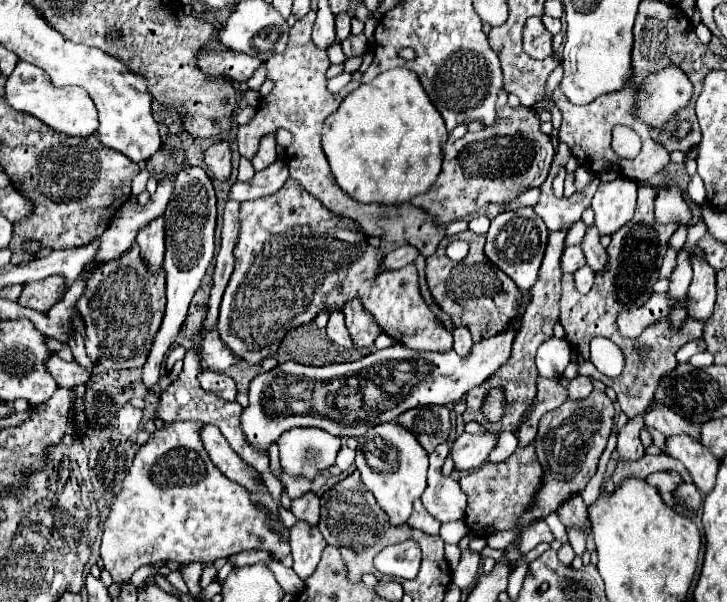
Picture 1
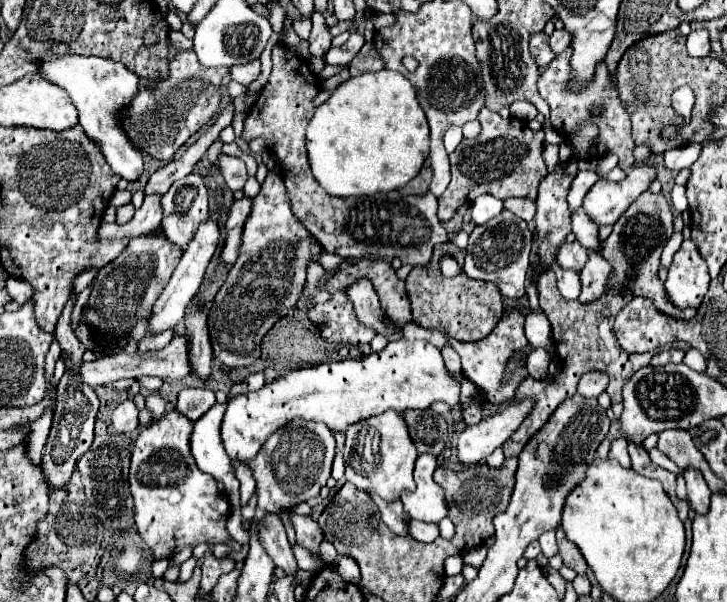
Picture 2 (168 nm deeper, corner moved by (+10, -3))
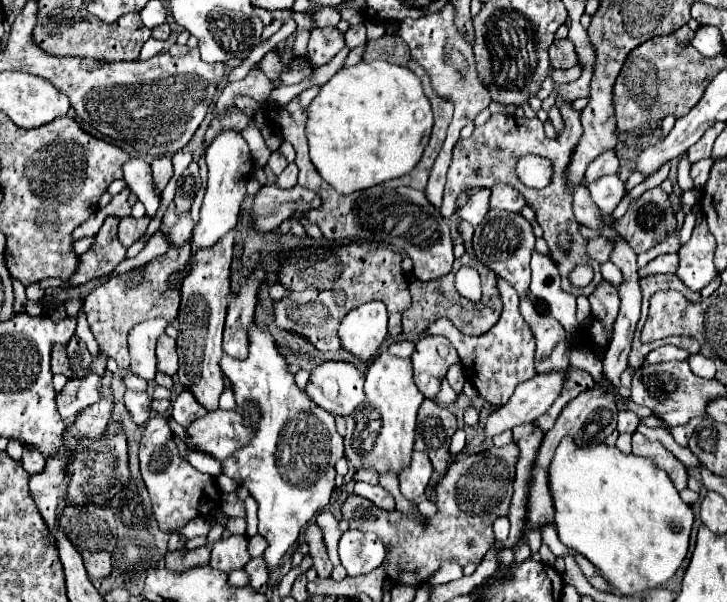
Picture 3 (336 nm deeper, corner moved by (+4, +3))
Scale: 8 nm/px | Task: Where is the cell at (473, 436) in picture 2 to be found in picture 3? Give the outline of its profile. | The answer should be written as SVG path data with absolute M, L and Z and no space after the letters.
M564 371L538 373L534 379L518 385L512 399L488 415L484 439L492 439L516 425L534 423L534 419L538 419L550 409L562 389L562 381Z

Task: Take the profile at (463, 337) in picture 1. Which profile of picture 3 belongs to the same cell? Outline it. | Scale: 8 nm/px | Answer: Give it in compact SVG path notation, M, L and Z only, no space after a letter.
M454 363L450 369L448 369L448 375L446 375L450 387L456 391L456 393L462 393L462 387L466 383L466 377L464 377L464 369L462 369L462 363Z

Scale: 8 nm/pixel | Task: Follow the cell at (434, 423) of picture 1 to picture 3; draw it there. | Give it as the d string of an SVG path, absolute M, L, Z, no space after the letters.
M424 399L418 409L416 421L416 445L414 451L428 453L434 471L444 473L450 461L450 439L456 429L456 417L450 409L440 407L432 399Z

